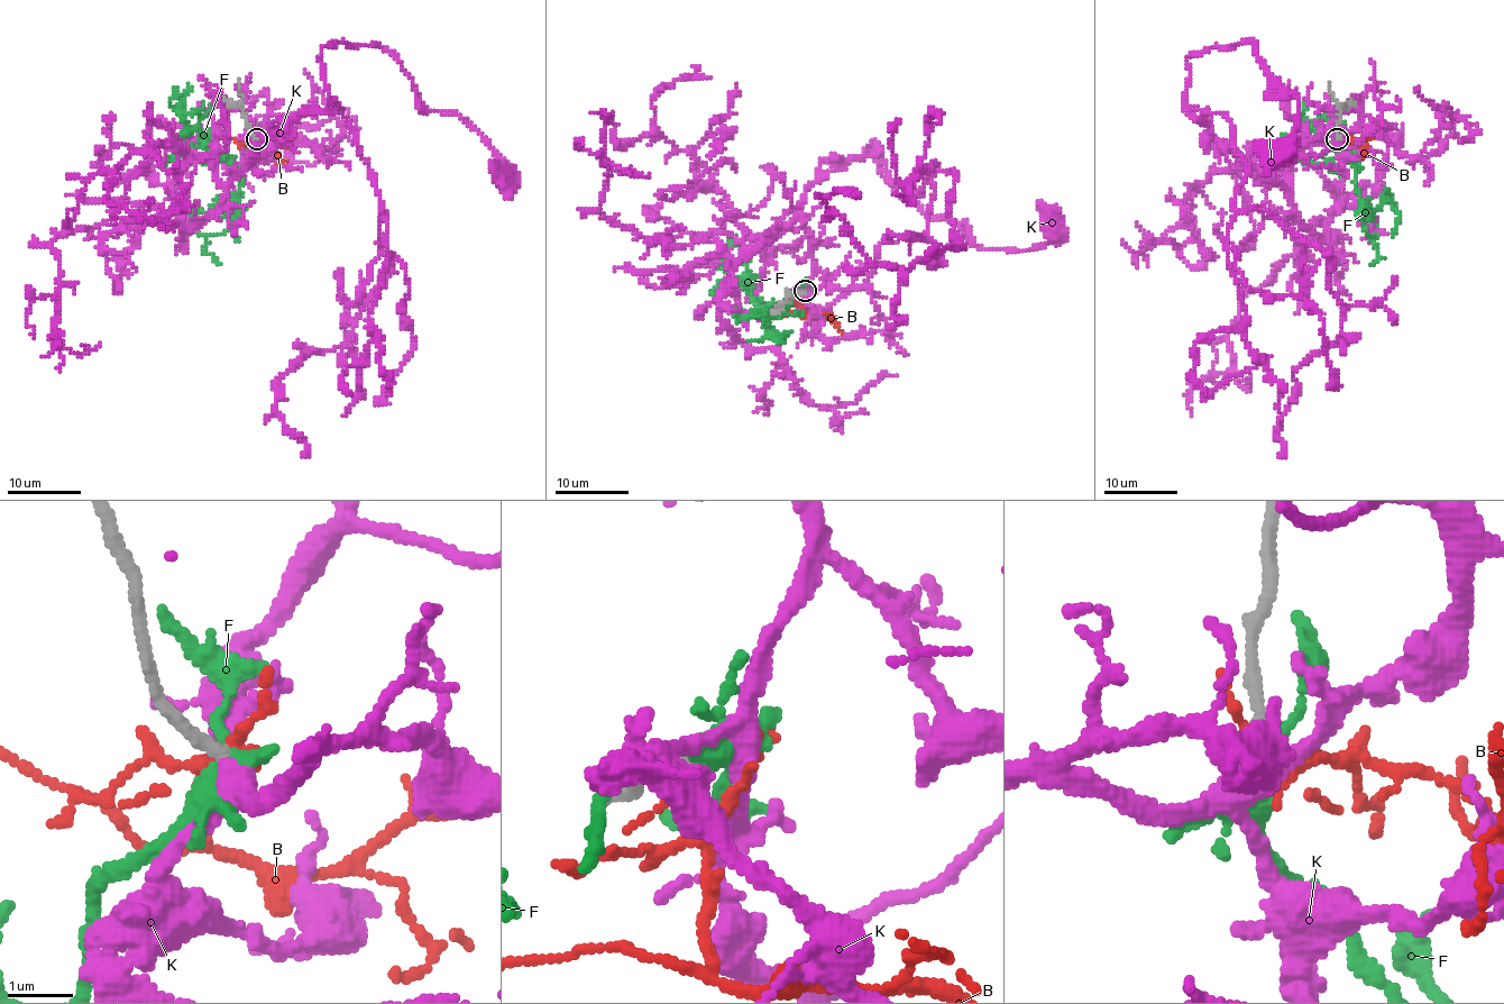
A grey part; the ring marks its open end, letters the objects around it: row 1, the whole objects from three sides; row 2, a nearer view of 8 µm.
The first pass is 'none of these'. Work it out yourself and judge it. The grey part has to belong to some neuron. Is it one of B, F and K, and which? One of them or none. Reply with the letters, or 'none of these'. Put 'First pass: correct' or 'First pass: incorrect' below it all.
K
First pass: incorrect

